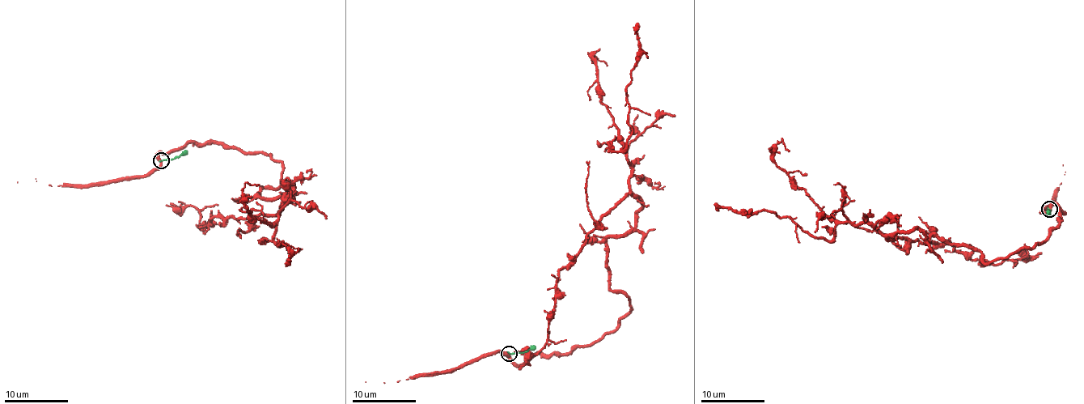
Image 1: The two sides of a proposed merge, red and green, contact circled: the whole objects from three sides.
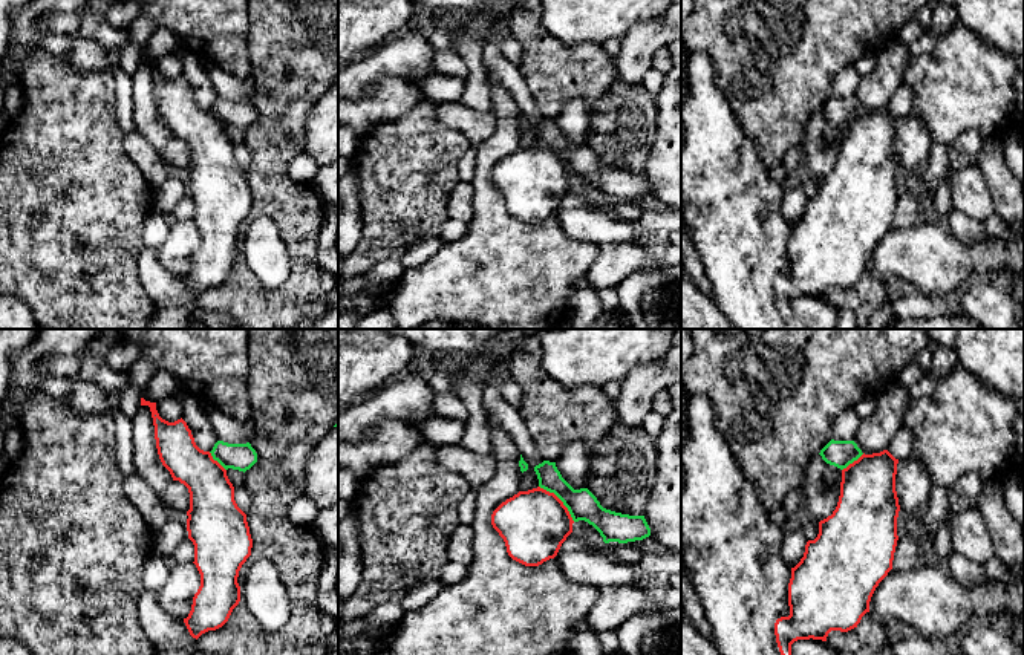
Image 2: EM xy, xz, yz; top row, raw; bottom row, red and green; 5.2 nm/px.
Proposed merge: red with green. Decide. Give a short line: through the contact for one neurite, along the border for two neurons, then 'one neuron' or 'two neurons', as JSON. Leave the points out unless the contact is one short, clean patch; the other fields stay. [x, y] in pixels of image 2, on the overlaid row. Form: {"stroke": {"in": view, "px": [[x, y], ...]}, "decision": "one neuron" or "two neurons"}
{"stroke": {"in": "xz", "px": [[539, 485], [551, 492], [574, 521]]}, "decision": "two neurons"}

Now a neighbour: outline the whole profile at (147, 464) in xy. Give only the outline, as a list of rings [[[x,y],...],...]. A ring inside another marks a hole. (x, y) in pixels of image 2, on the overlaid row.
[[[139,406],[133,416],[133,464],[136,474],[144,479],[156,494],[161,494],[173,481],[158,455],[155,425],[148,406]]]

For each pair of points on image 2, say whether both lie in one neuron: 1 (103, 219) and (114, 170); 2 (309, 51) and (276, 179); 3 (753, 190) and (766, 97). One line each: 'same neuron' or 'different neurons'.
1: same neuron
2: same neuron
3: different neurons

